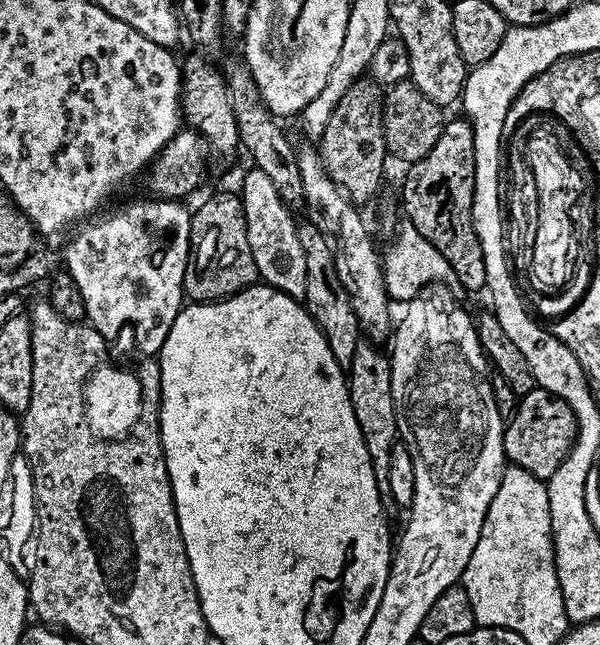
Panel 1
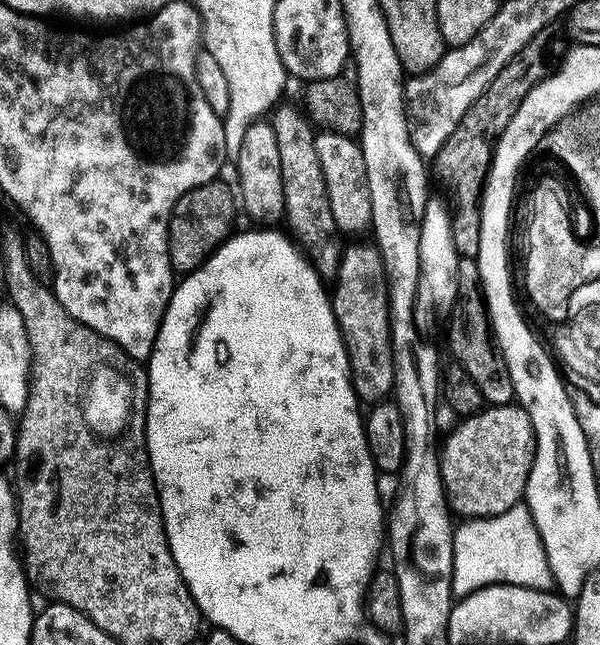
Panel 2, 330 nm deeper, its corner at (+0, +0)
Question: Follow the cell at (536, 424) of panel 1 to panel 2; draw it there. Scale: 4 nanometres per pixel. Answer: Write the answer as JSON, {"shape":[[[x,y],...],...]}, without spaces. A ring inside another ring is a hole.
{"shape":[[[516,402],[511,404],[494,404],[474,413],[473,416],[463,417],[459,423],[460,425],[458,425],[457,428],[445,438],[445,440],[443,437],[442,447],[438,452],[440,456],[440,474],[444,479],[446,503],[449,509],[451,509],[457,517],[460,515],[460,518],[483,518],[486,516],[497,516],[506,510],[510,510],[515,504],[521,503],[522,497],[525,495],[528,487],[528,475],[530,474],[532,463],[536,457],[536,431],[530,422],[530,414],[526,414],[526,410],[520,407],[519,403]]]}

